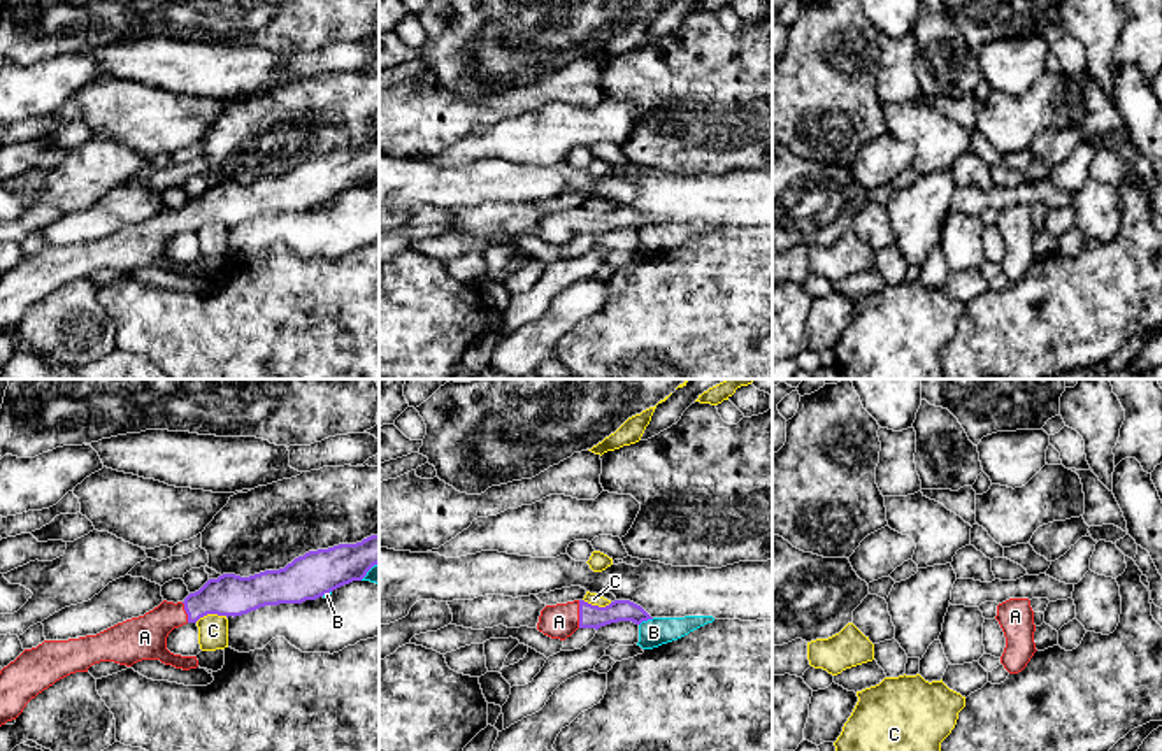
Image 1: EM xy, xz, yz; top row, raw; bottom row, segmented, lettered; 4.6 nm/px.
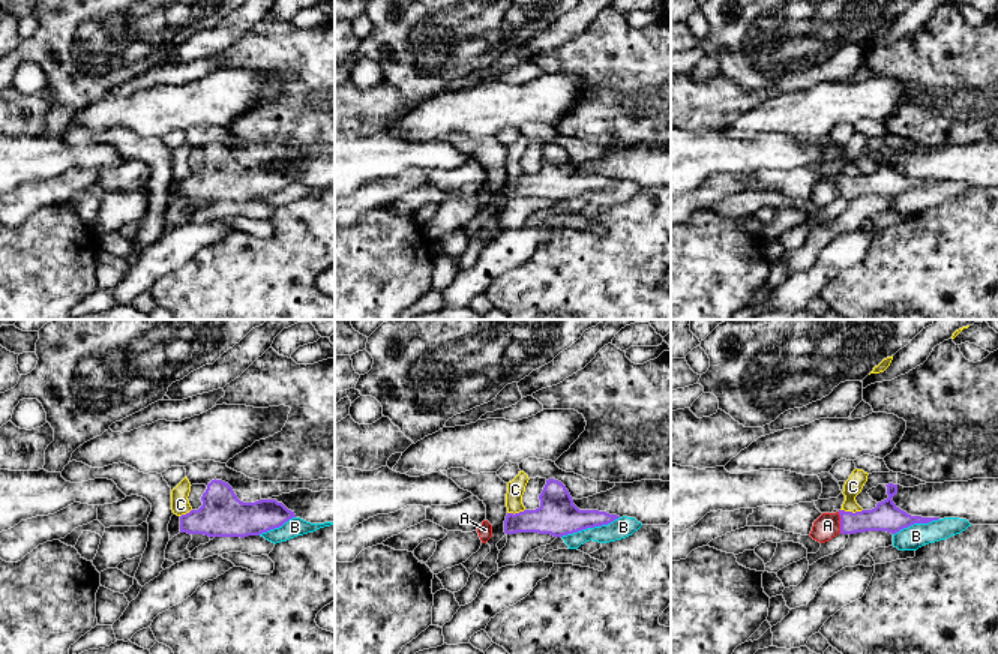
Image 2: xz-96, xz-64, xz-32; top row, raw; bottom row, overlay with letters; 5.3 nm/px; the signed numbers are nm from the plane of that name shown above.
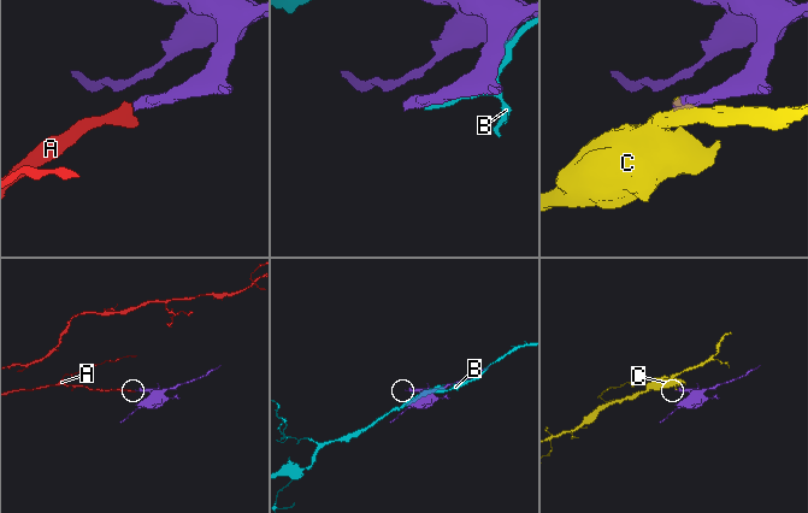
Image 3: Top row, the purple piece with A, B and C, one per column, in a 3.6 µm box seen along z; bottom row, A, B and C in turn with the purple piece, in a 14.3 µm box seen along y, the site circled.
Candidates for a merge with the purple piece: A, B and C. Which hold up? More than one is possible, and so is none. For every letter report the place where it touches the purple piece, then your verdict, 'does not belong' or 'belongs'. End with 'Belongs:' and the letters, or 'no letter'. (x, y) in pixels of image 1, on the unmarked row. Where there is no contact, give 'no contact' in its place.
A: xz (580, 221) | belongs
B: xz (646, 227) | does not belong
C: xy (211, 220) | does not belong
Belongs: A

